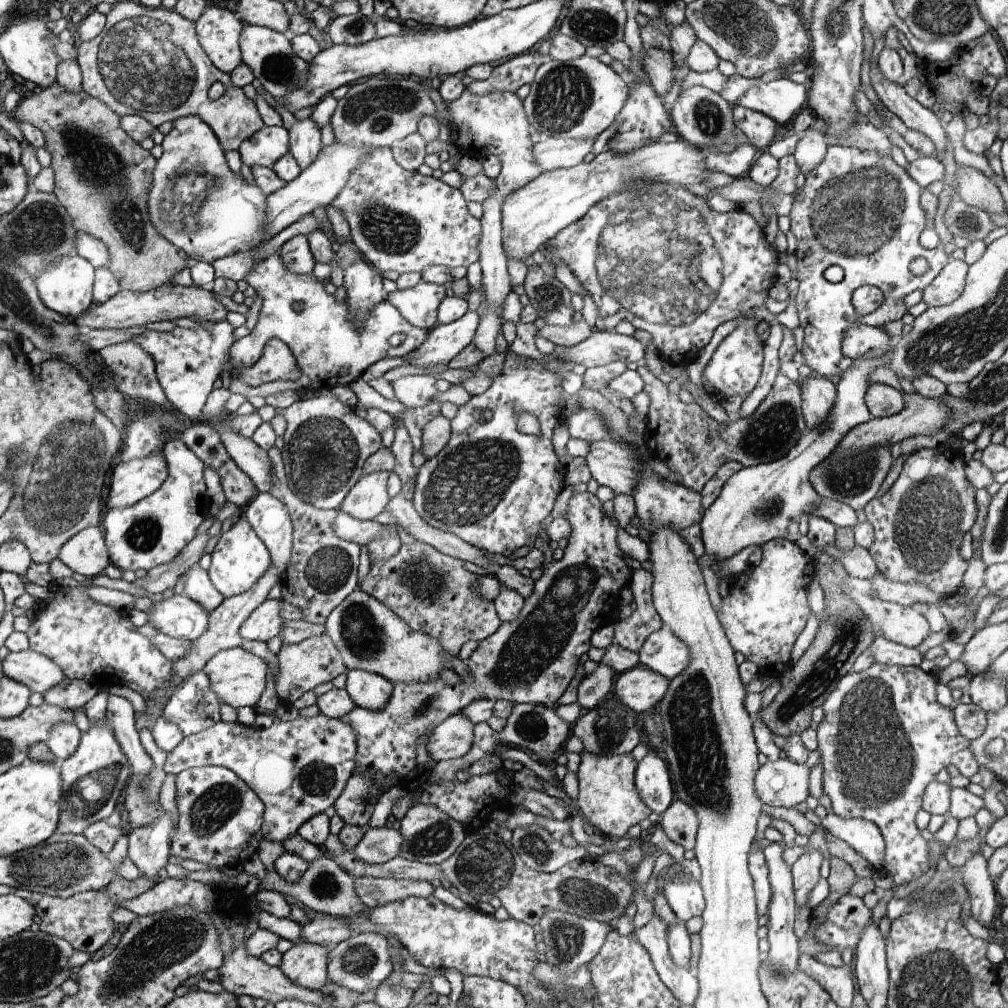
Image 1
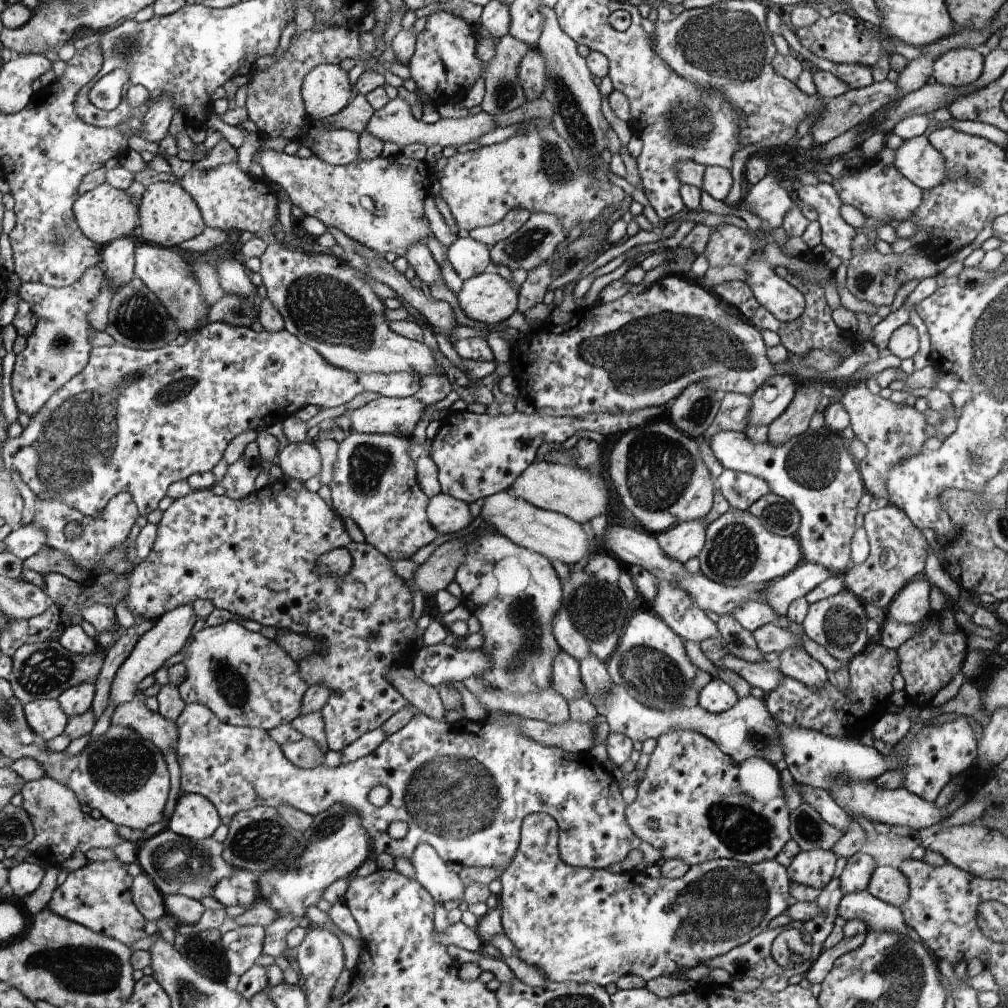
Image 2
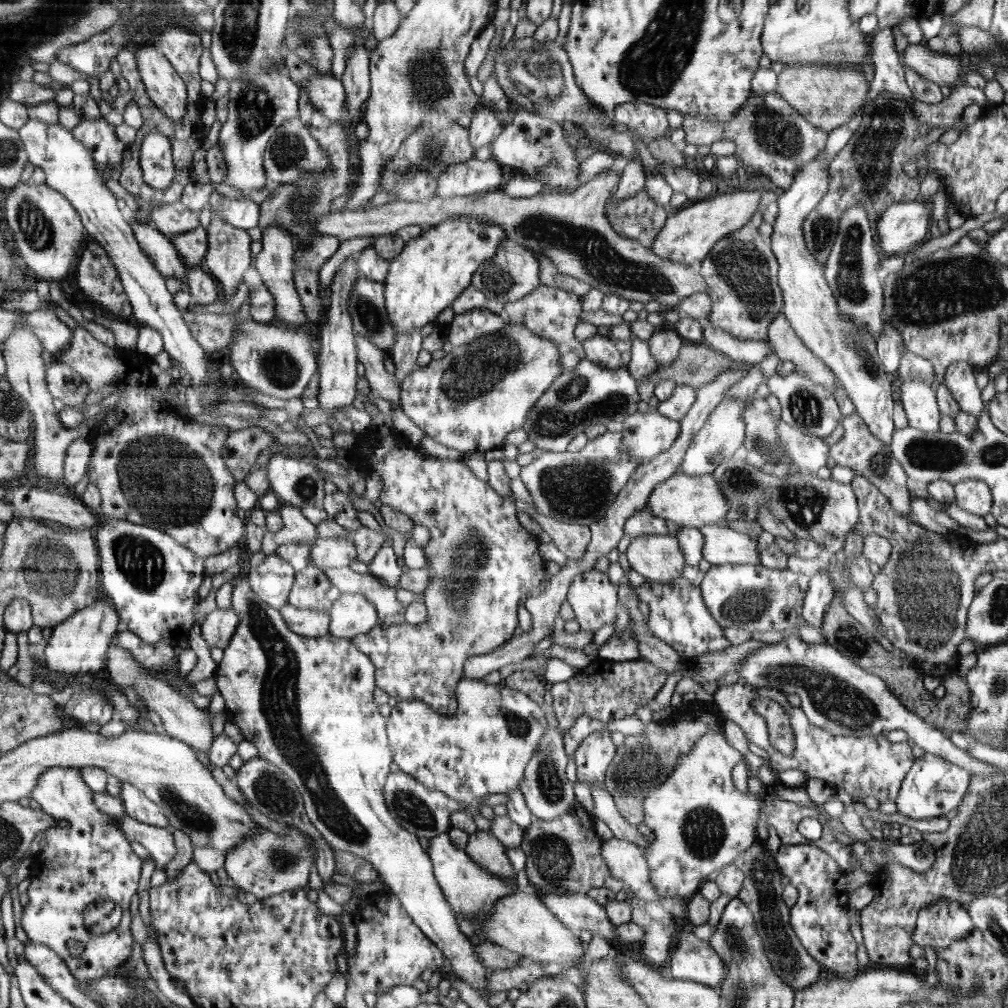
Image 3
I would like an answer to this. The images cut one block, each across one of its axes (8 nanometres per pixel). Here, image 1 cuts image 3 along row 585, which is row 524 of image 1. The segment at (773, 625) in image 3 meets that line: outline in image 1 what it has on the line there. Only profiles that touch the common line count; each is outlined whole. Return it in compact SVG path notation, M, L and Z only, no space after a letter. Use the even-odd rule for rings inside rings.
M854 358L852 365L842 371L836 386L836 402L821 426L812 430L806 428L786 456L769 463L742 467L726 480L718 498L705 509L700 521L706 554L714 556L718 562L732 558L746 546L763 545L772 539L785 538L796 543L800 537L801 516L810 517L814 502L823 498L809 481L810 471L836 450L846 432L872 417L865 396L870 375L879 364L879 358Z

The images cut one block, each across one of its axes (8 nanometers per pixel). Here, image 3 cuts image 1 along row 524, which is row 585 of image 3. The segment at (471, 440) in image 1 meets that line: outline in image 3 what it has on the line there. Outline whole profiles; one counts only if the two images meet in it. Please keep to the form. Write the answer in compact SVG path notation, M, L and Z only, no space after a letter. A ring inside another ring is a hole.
M396 430L386 440L376 440L376 446L355 445L349 450L353 468L377 472L384 481L379 499L386 506L407 514L413 523L426 526L430 540L424 548L430 567L431 581L423 595L428 617L424 623L412 626L400 622L397 626L384 626L382 622L368 634L352 640L356 649L366 653L378 670L376 685L400 701L424 701L436 712L450 716L459 707L455 690L463 678L464 664L472 656L489 654L502 648L512 639L518 626L516 610L526 596L540 592L544 580L544 560L538 552L538 540L526 532L518 518L514 502L498 494L490 483L484 482L462 460L430 459L421 455L417 447L404 444Z

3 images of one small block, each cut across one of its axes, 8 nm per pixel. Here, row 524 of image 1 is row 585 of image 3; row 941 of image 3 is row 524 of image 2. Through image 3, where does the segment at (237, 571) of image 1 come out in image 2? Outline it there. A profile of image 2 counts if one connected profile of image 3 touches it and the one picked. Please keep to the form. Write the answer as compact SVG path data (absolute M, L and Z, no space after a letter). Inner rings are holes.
M442 492L430 499L427 514L439 534L460 532L473 521L468 502Z

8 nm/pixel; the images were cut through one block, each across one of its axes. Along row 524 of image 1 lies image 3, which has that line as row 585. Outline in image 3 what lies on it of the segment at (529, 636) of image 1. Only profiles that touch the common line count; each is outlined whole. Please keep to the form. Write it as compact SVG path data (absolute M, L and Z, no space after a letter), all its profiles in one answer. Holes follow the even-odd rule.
M595 568L576 574L569 586L567 600L571 604L575 620L580 623L581 631L596 631L616 621L616 606L618 606L618 588L610 581L606 572L597 571Z

